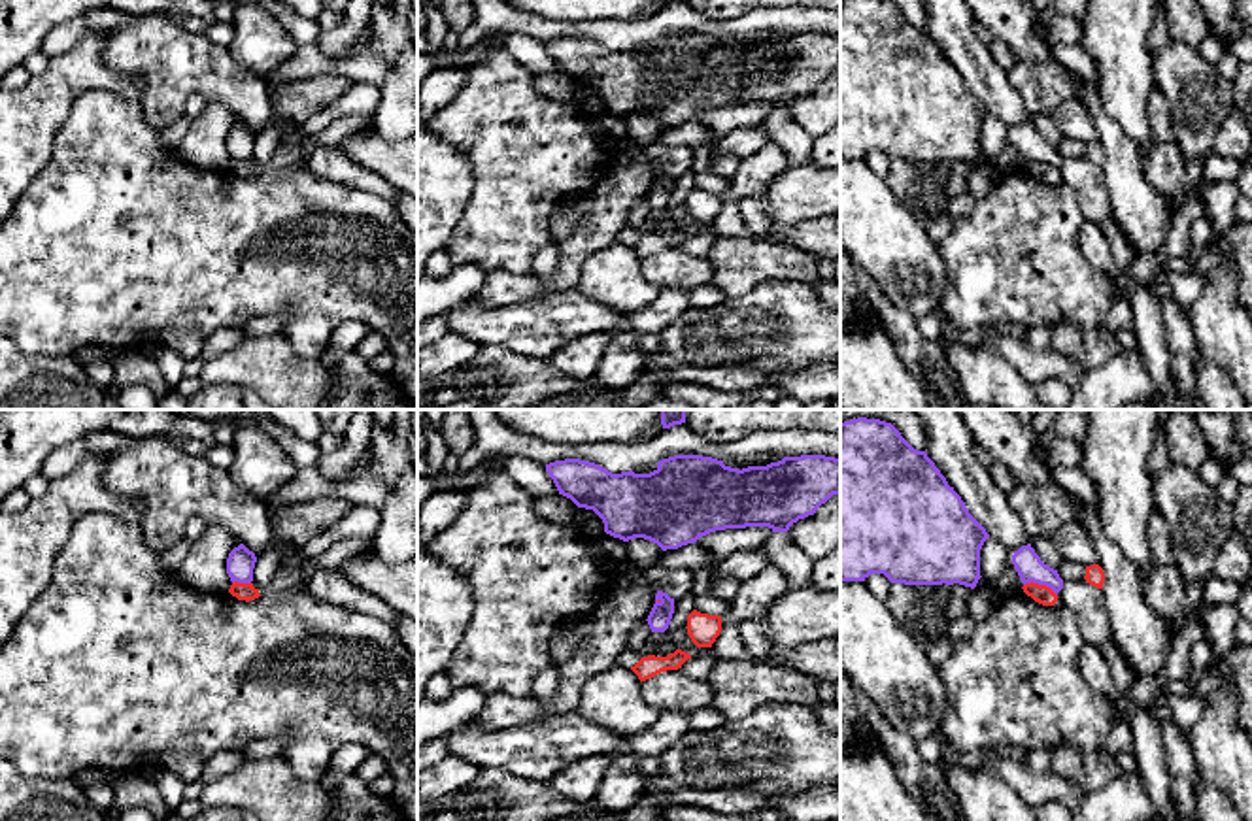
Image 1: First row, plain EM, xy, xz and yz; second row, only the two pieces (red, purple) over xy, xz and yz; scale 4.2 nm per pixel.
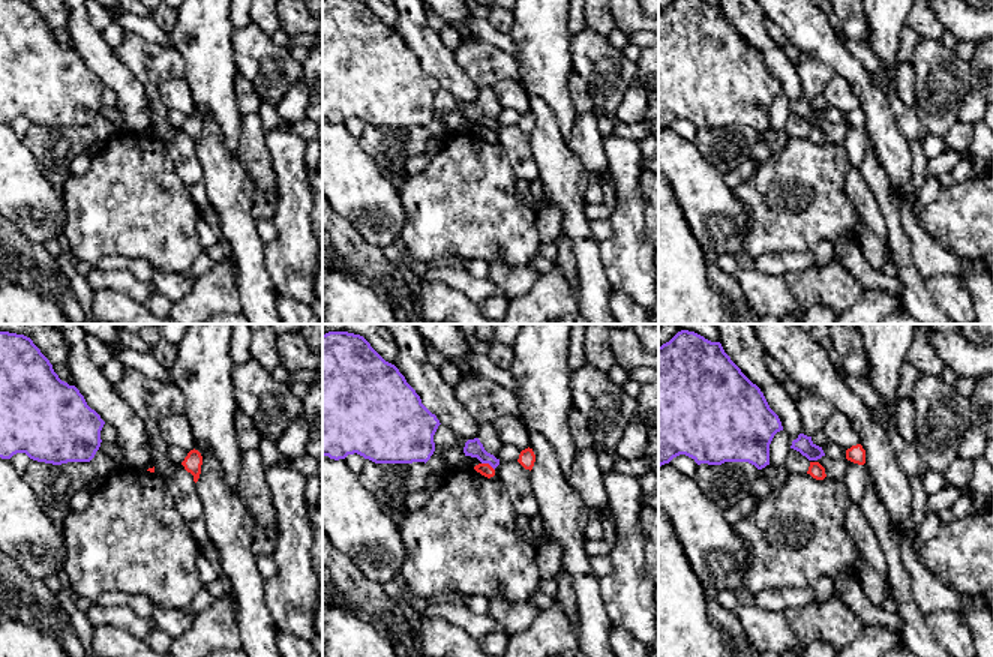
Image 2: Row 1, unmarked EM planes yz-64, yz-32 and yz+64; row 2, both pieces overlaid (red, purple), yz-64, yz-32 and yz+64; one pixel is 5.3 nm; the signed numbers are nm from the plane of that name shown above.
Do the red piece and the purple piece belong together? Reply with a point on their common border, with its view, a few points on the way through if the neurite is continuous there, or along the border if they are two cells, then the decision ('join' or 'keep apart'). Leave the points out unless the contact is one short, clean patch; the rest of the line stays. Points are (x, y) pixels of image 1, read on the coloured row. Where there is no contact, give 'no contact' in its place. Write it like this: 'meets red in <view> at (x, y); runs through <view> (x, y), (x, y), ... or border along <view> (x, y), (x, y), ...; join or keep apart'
meets red in yz at (1041, 586); border along yz (1024, 584), (1045, 584), (1056, 595); keep apart

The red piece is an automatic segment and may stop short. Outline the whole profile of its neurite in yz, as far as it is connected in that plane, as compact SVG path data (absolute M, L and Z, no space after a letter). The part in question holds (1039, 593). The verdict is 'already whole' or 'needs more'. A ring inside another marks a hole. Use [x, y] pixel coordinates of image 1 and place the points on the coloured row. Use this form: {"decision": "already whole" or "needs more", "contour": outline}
{"decision": "already whole", "contour": "M1031 581L1025 583L1022 589L1027 596L1031 596L1035 602L1042 606L1054 606L1057 602L1057 595L1046 585L1039 585Z"}

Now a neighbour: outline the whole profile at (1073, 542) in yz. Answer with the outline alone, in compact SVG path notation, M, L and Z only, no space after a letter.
M1078 521L1061 525L1052 540L1065 561L1080 562L1084 566L1097 564L1097 553L1090 534Z

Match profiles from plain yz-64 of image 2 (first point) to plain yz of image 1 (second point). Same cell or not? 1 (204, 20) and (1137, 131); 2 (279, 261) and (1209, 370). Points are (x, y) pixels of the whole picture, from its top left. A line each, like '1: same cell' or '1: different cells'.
1: same cell
2: different cells

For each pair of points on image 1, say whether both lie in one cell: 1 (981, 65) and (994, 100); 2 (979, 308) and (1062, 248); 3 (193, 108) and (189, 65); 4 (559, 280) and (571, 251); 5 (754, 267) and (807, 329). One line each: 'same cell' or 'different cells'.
1: same cell
2: same cell
3: different cells
4: same cell
5: different cells

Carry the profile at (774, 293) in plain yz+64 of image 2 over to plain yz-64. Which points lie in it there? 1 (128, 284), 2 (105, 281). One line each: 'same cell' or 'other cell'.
1: other cell
2: other cell

